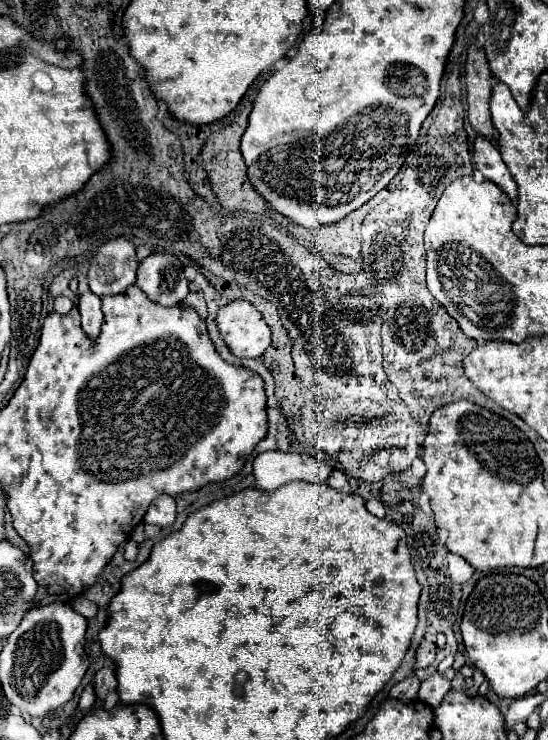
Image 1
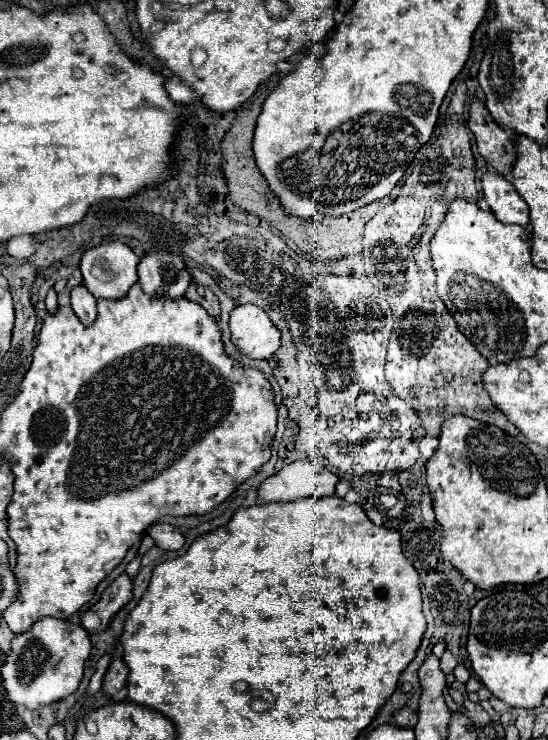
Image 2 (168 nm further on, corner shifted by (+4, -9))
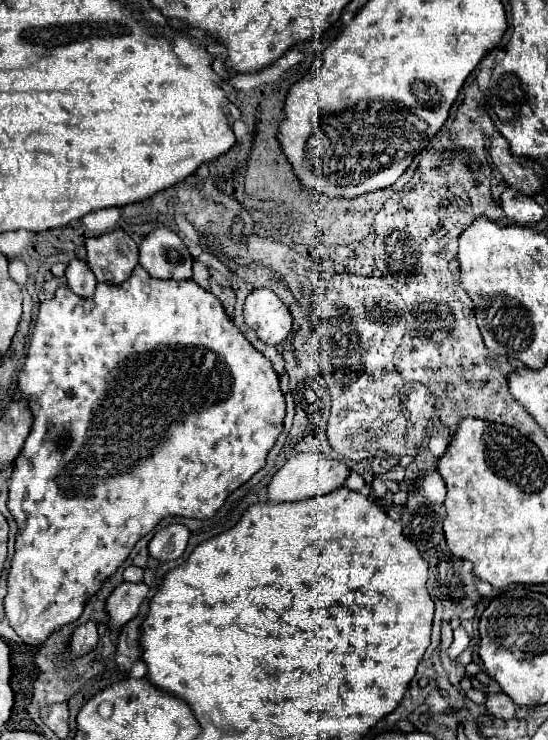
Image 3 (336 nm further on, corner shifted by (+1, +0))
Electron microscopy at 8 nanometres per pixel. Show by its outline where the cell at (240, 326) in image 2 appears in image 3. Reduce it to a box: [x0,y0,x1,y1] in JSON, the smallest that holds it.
[245,288,293,346]

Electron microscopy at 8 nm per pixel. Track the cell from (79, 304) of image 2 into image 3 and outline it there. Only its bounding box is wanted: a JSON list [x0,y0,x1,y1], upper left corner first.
[65,258,97,298]

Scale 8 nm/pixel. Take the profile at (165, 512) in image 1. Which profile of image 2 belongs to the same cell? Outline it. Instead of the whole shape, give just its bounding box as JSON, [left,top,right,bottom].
[148,523,184,551]

